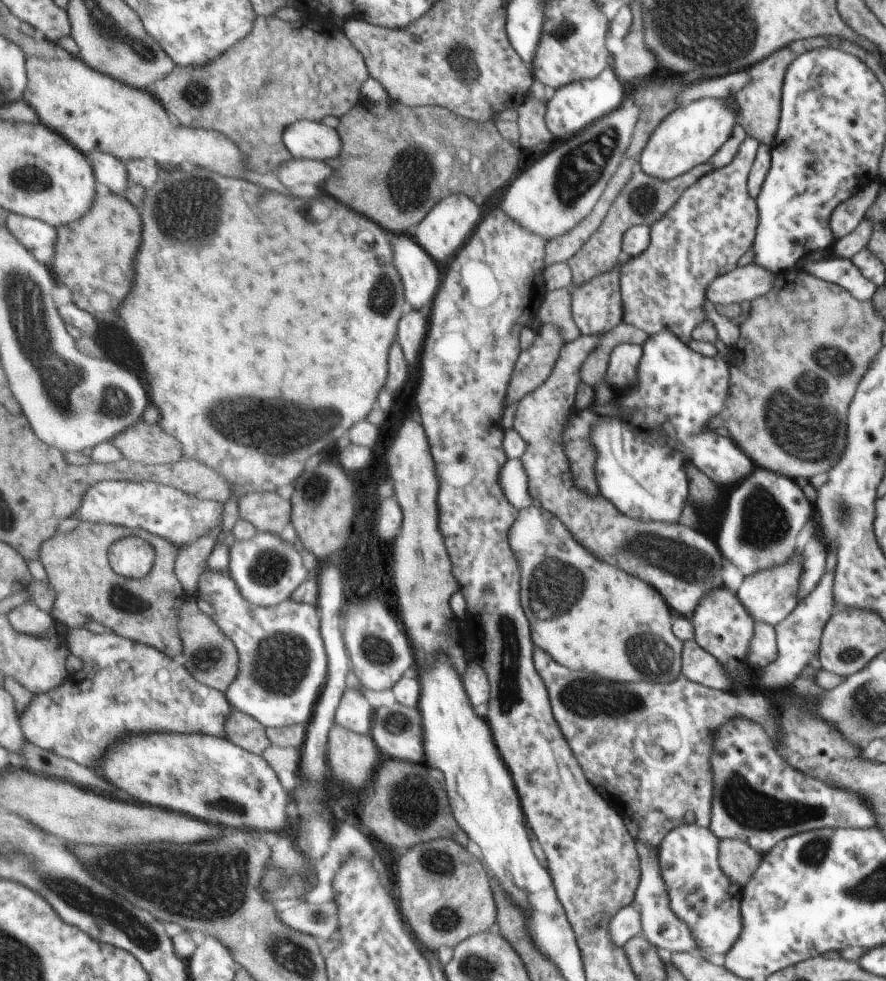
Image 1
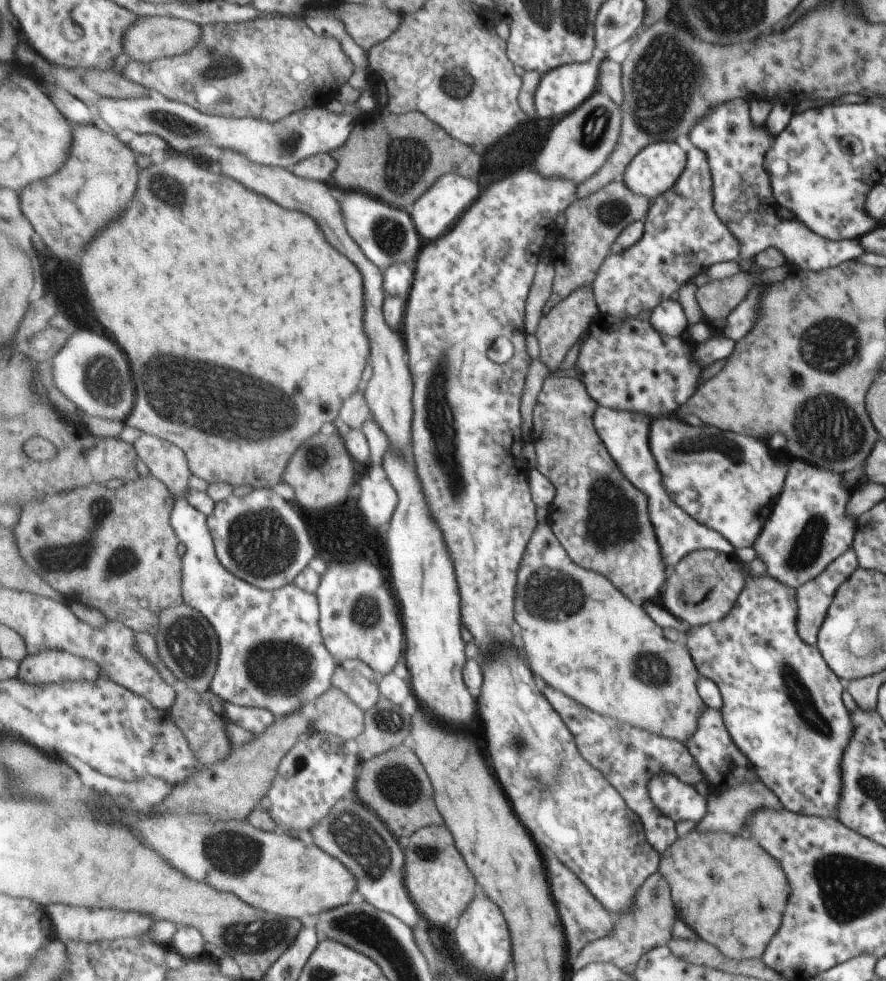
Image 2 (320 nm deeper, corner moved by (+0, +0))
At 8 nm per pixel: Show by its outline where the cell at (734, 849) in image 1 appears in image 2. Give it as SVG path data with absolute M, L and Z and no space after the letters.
M694 829L684 837L677 837L667 850L660 854L656 872L669 887L676 918L686 923L699 939L711 943L727 958L761 958L769 942L781 928L786 901L789 898L785 884L789 884L789 879L779 862L749 836L724 832L706 834L705 831Z

